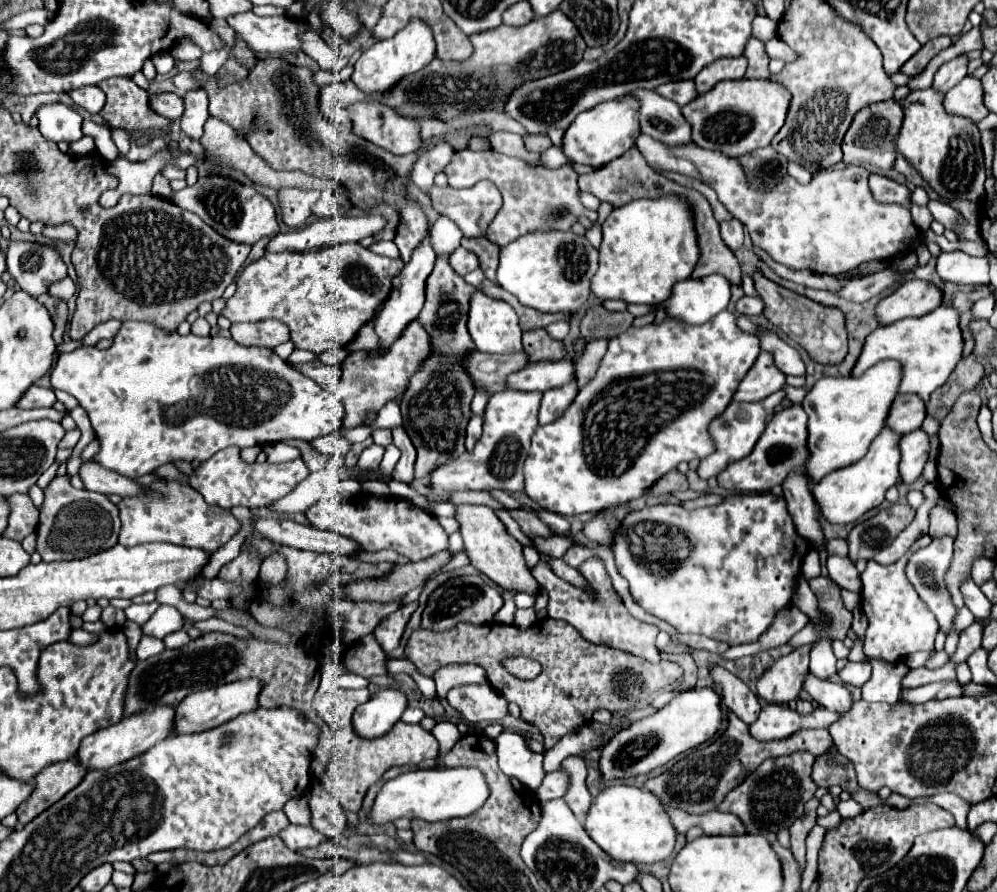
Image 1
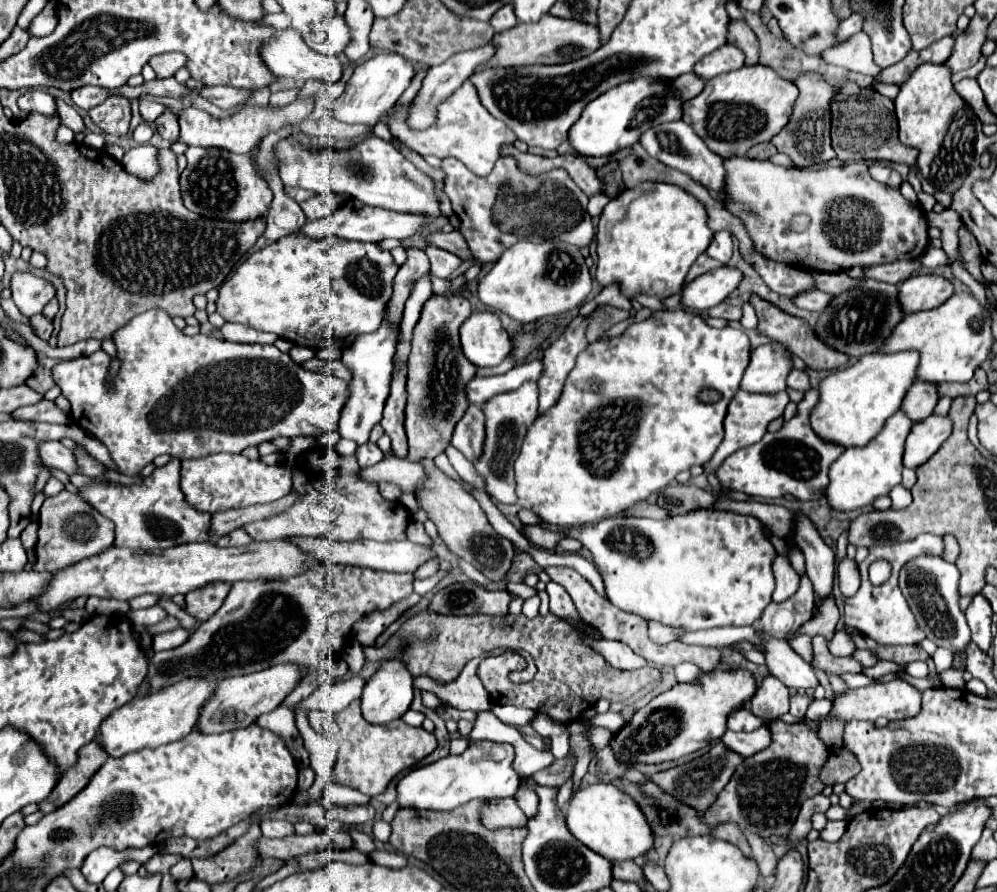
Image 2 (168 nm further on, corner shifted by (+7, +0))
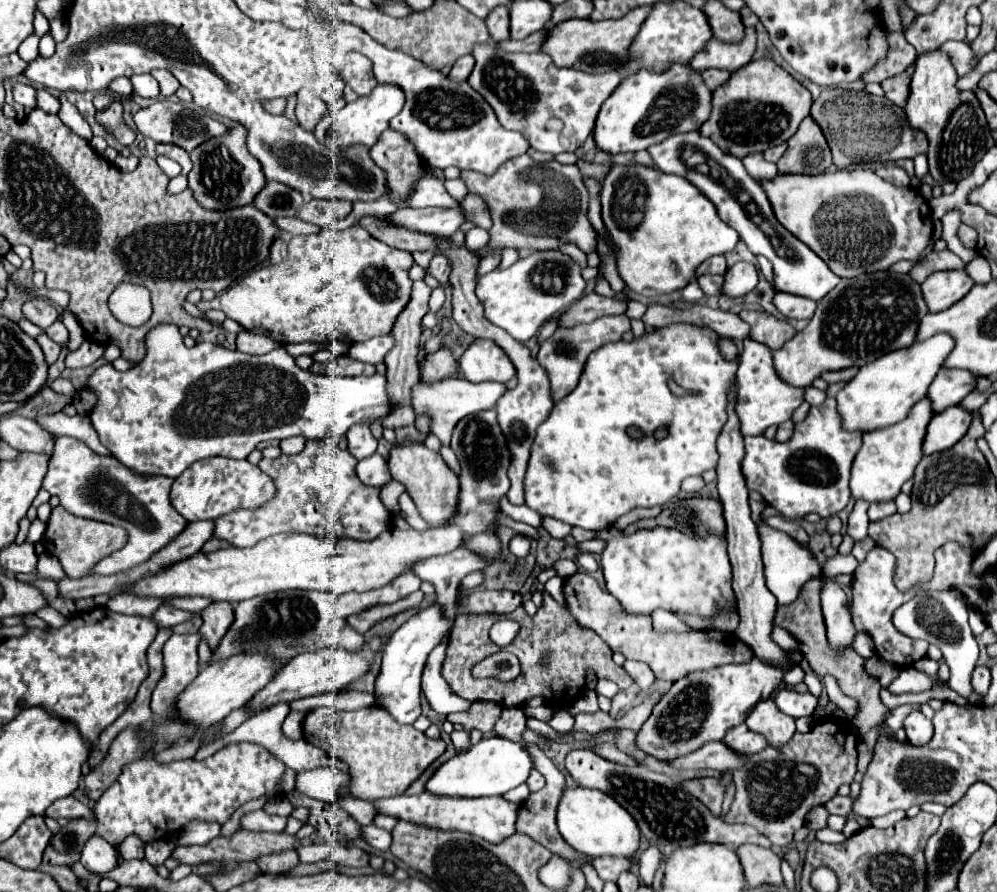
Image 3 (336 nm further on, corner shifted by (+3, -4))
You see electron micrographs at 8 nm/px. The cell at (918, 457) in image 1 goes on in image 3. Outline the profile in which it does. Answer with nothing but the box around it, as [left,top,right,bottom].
[924,406,972,454]

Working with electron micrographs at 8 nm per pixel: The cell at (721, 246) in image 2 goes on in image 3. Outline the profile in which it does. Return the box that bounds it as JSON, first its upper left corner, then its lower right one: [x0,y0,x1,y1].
[696,256,726,278]

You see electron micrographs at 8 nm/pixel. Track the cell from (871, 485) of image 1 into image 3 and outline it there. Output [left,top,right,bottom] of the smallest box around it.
[850,398,934,502]

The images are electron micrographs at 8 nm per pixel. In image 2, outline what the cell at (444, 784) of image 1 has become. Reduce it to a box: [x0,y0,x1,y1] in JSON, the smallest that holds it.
[396,742,520,812]

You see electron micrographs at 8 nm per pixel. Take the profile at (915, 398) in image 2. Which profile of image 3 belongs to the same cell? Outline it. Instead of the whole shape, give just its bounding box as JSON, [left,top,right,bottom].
[928,368,978,412]

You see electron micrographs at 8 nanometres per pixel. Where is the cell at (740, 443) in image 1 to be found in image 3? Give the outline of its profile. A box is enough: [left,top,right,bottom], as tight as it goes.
[736,340,804,436]

